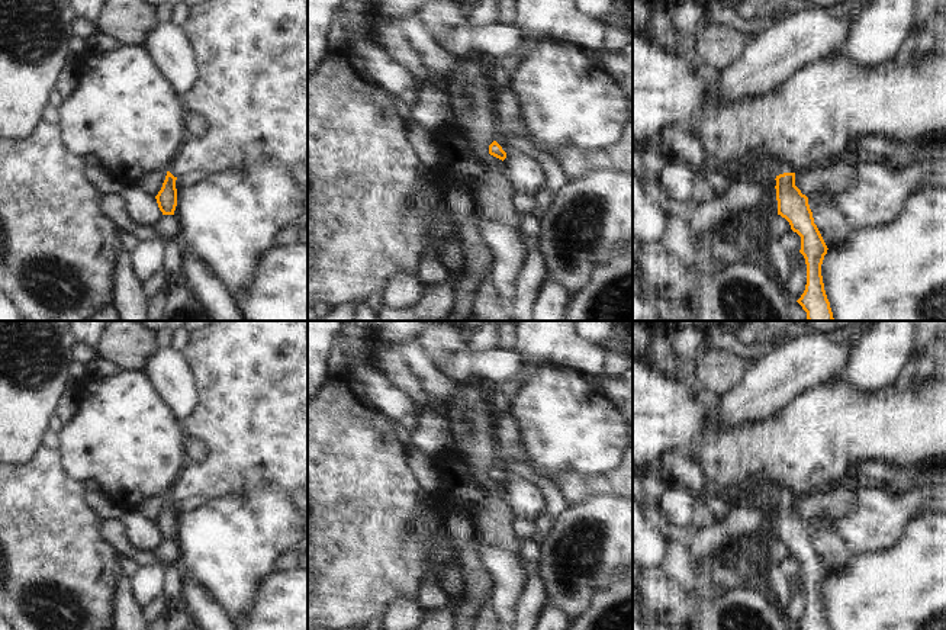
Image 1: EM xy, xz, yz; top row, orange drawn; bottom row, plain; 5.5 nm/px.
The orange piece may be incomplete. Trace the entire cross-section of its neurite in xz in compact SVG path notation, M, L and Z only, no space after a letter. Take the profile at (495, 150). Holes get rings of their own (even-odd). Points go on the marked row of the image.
M503 87L495 91L495 116L496 116L496 139L489 145L489 154L505 160L506 157L518 155L508 136L522 138L532 145L528 136L528 129L521 109L521 100L518 94L509 87Z

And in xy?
M209 0L187 13L181 25L196 58L196 83L181 96L187 113L205 119L202 136L189 136L155 196L163 215L174 215L176 180L193 171L205 176L235 168L242 161L270 157L284 167L308 197L308 0Z

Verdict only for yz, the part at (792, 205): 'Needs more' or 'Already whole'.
Needs more.

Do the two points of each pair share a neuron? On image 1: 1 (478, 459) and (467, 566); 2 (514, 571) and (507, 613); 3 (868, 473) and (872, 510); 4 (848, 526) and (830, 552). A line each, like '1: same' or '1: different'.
1: same
2: same
3: different
4: different

